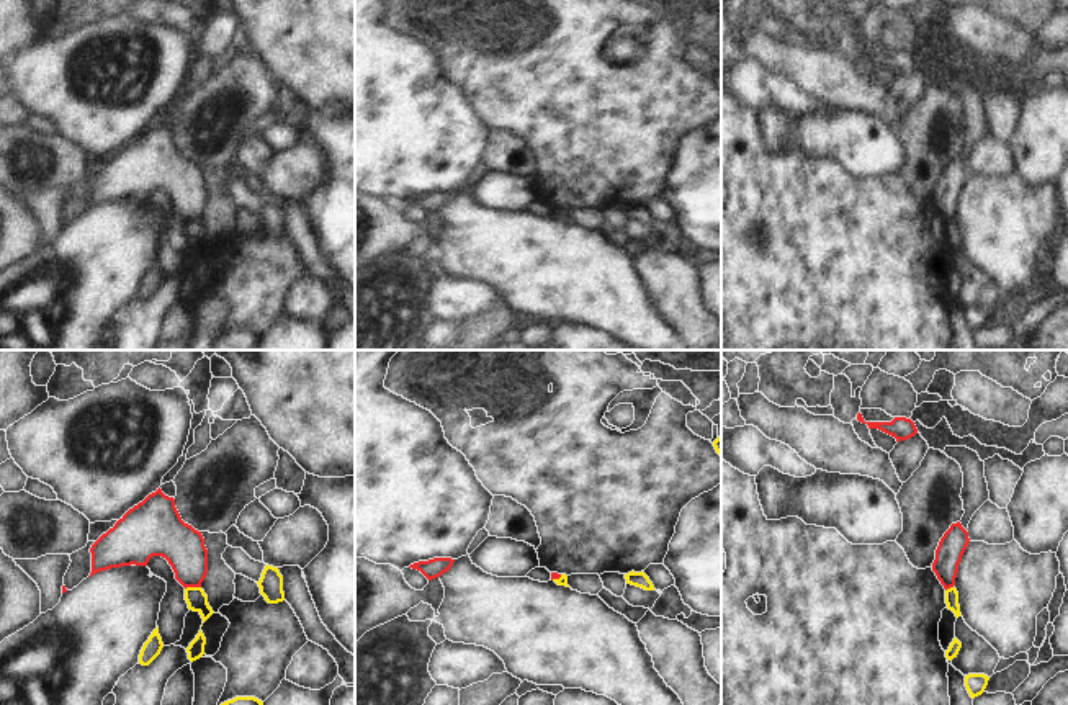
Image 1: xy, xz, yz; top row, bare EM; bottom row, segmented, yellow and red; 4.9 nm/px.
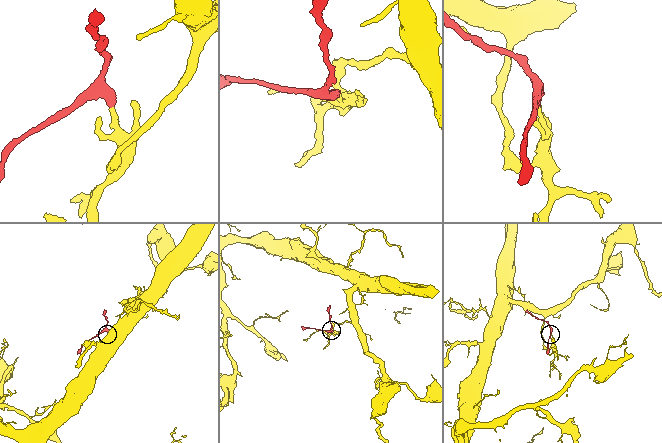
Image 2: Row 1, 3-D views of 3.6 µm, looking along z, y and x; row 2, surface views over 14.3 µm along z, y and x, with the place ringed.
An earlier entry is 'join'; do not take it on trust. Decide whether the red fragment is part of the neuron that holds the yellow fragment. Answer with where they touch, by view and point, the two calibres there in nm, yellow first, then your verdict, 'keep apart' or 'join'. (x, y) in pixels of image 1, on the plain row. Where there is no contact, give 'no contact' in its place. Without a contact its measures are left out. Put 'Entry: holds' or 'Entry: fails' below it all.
contact xy (192, 221); calibres 100 and 200 nm; keep apart
Entry: fails

